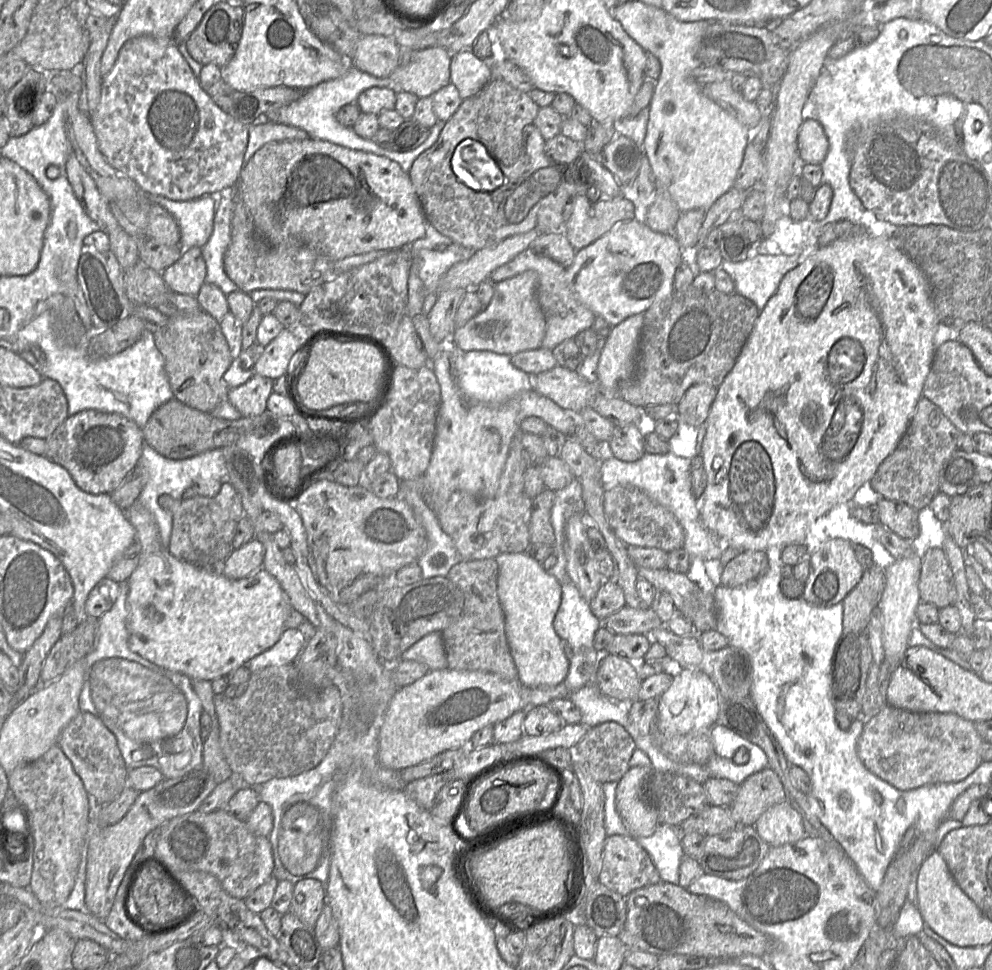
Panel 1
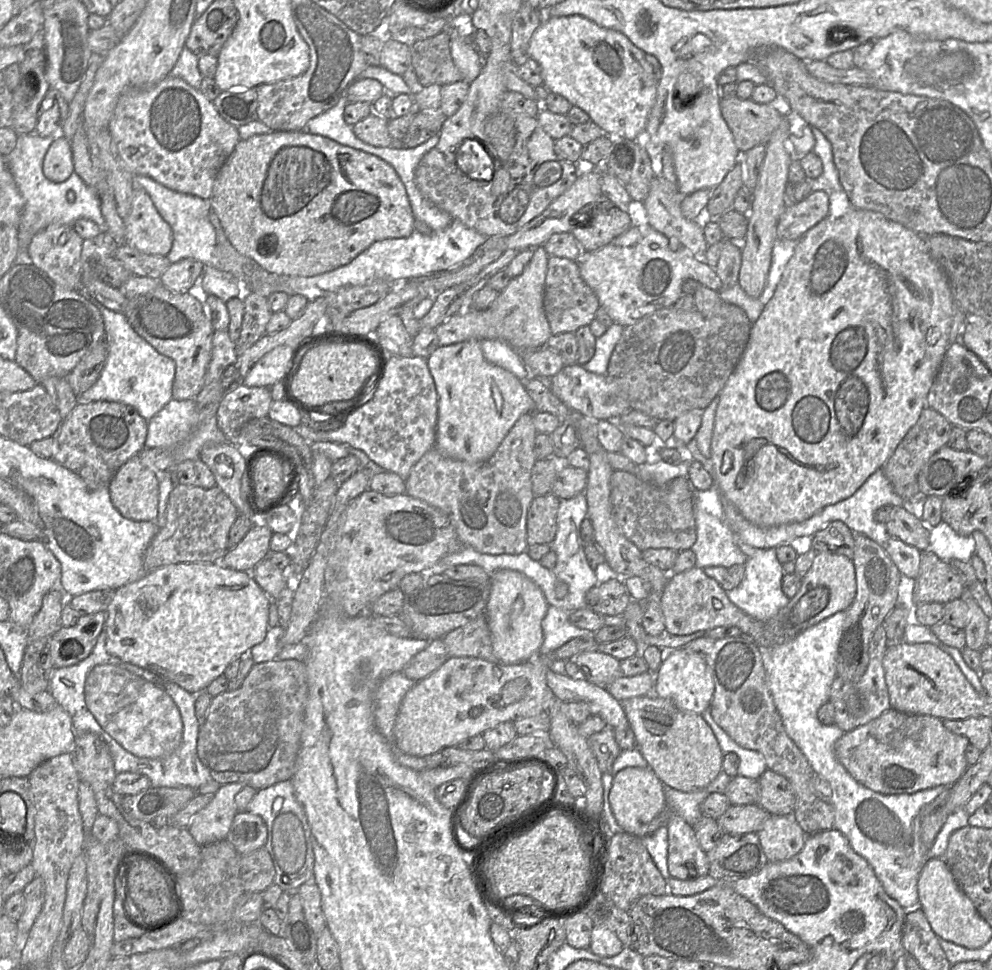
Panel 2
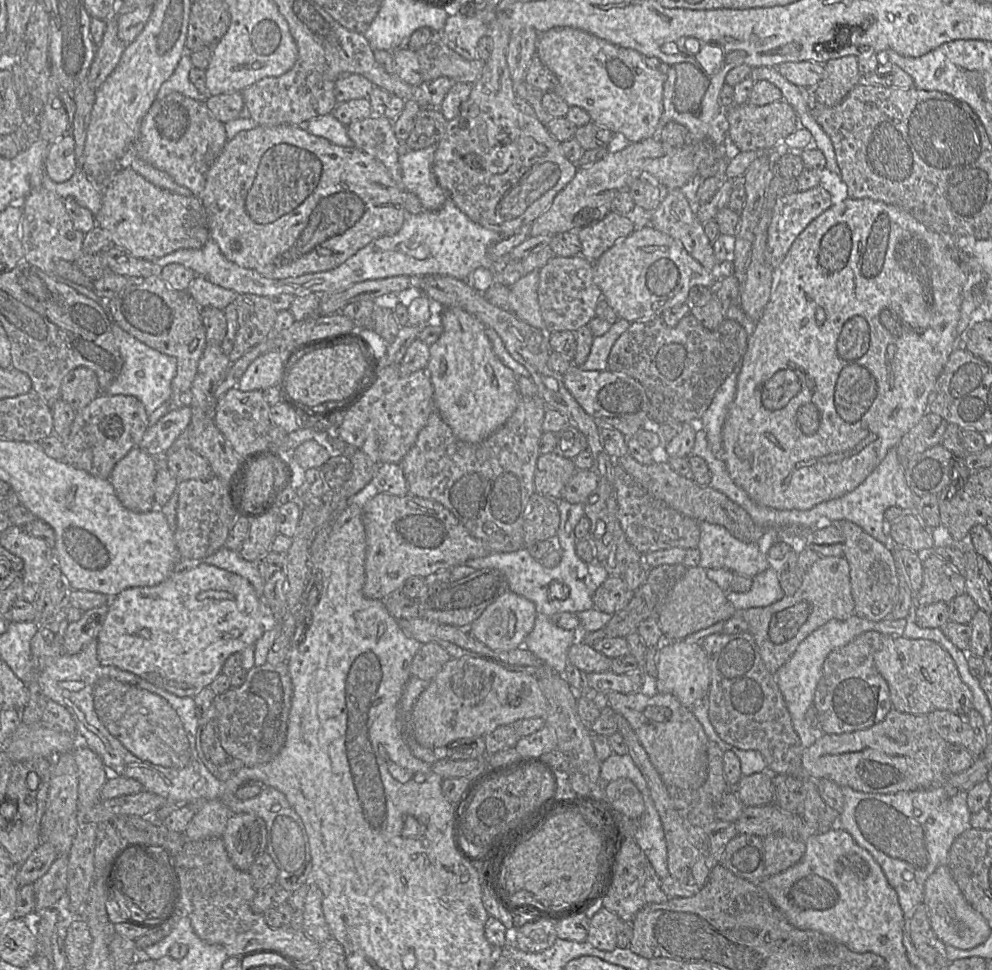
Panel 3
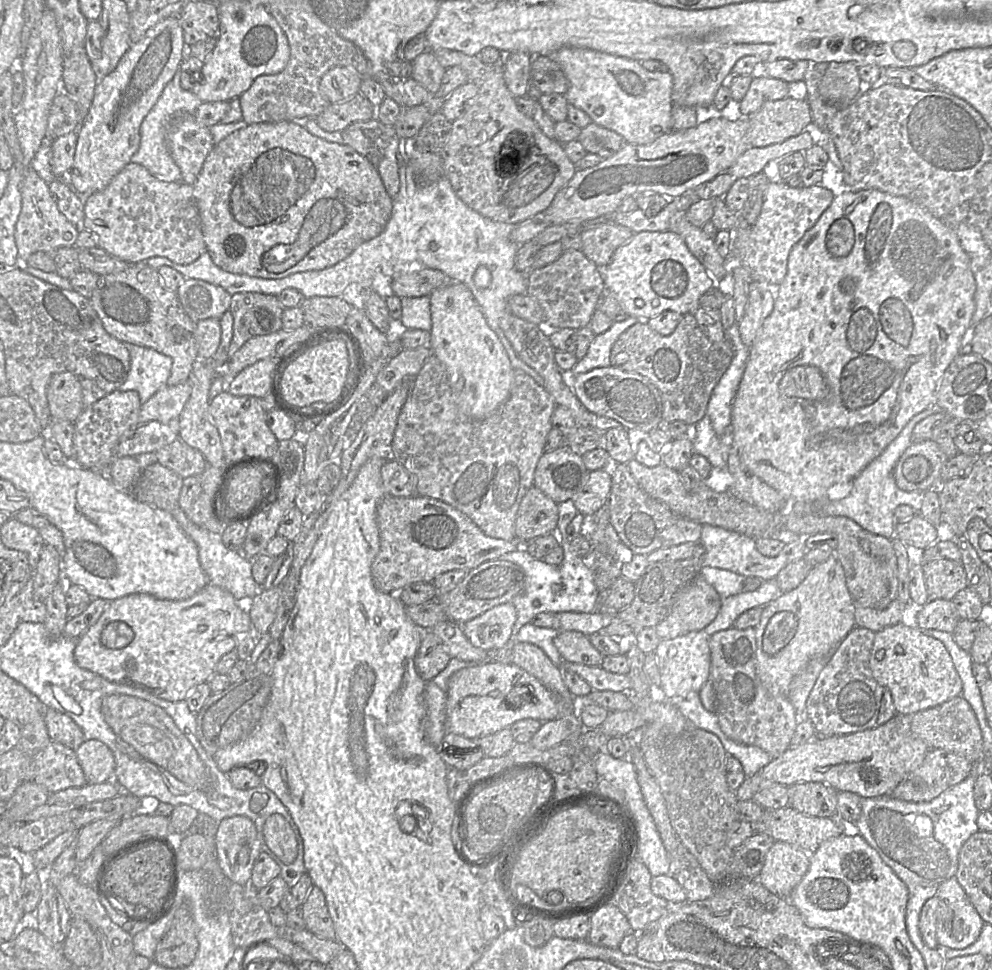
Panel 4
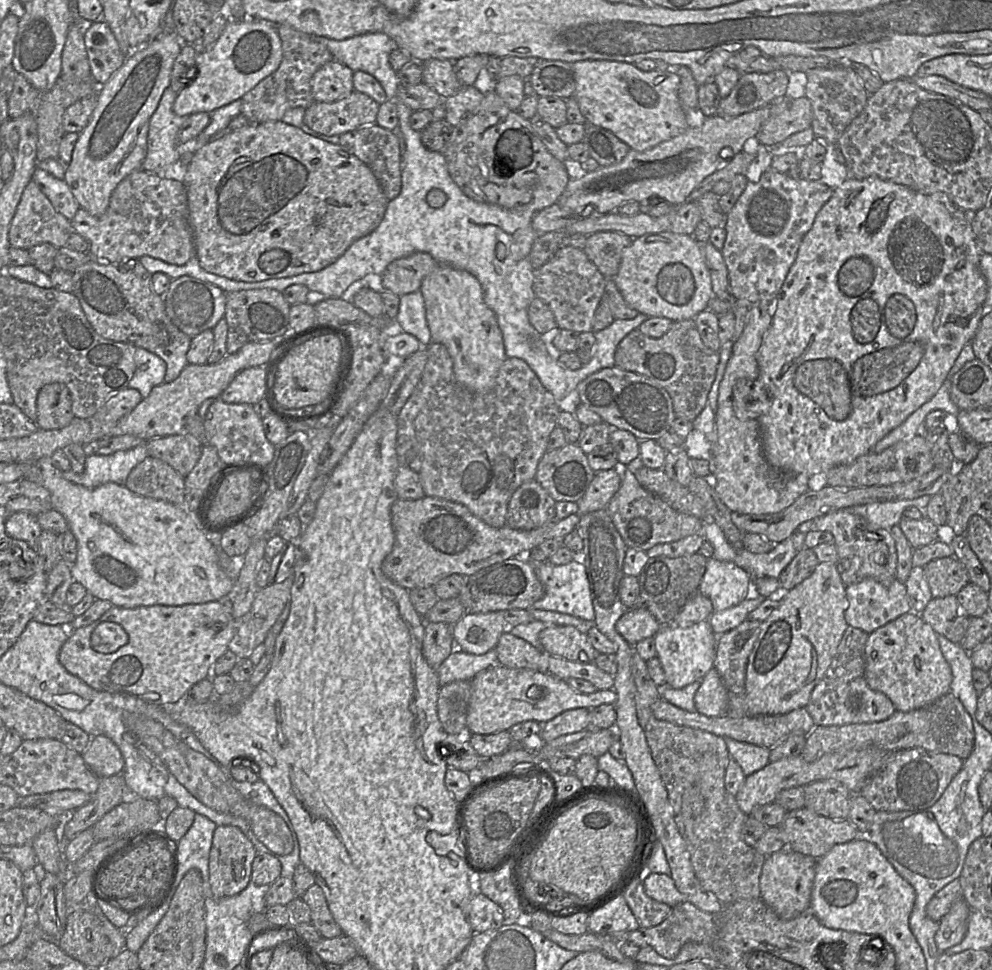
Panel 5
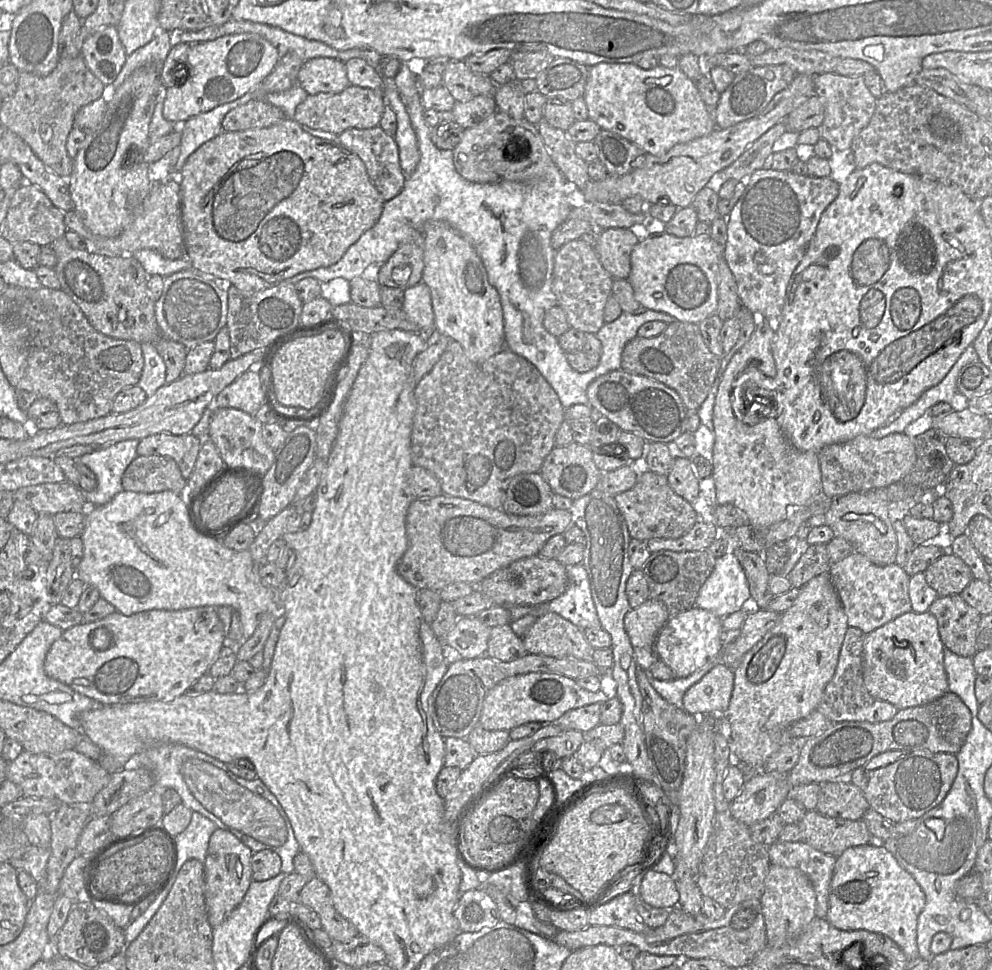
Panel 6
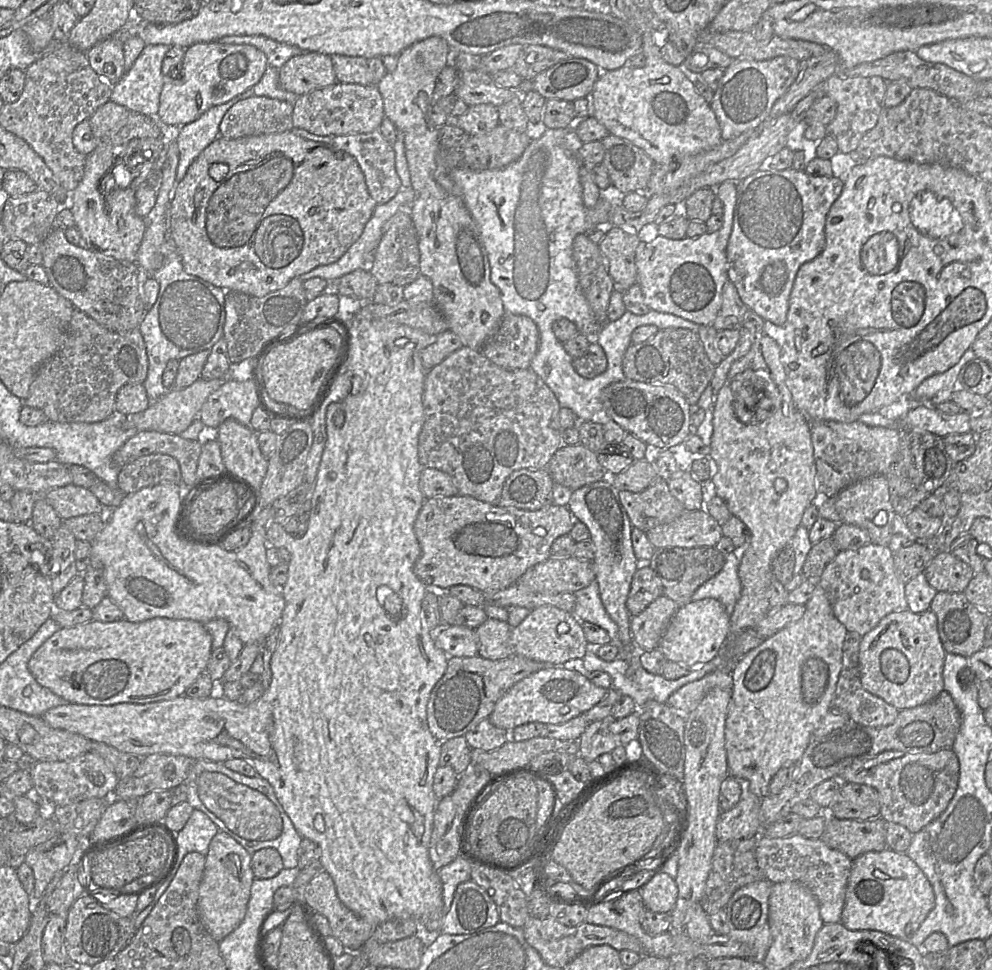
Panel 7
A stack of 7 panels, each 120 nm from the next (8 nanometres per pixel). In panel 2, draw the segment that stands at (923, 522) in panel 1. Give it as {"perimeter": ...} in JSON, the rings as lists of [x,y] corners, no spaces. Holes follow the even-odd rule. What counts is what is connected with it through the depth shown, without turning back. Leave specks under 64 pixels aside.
{"perimeter":[[[946,522],[930,527],[929,550],[943,561],[952,559],[970,562],[975,554],[975,540],[972,535],[957,534]]]}

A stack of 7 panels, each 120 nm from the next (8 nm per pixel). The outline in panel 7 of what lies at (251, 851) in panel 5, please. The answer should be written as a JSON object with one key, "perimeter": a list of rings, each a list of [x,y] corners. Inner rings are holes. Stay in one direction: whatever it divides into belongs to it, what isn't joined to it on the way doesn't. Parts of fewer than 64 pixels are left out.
{"perimeter":[[[219,831],[211,840],[199,885],[197,909],[201,923],[218,943],[242,922],[255,879],[251,867],[252,854],[232,836]]]}

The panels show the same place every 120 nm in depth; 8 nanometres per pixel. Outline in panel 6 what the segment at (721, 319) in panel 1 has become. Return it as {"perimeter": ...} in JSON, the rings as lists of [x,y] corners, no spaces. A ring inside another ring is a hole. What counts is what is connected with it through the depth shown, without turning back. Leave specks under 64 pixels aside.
{"perimeter":[[[674,321],[657,336],[636,336],[624,347],[621,369],[657,380],[675,390],[687,410],[698,410],[716,379],[720,357],[705,345],[697,324]]]}

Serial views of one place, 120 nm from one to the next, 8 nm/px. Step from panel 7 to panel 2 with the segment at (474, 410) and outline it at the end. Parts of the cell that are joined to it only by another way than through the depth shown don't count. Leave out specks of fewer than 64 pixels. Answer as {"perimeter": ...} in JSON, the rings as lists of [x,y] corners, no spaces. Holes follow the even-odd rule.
{"perimeter":[[[533,412],[519,417],[495,453],[486,461],[469,463],[443,457],[435,448],[412,467],[406,493],[444,512],[466,547],[491,555],[527,551],[527,516],[534,494],[531,471],[537,431]]]}

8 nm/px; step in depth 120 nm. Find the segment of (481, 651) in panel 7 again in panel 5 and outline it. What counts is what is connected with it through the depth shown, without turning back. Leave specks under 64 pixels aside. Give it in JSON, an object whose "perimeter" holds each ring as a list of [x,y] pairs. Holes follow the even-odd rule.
{"perimeter":[[[504,631],[495,647],[498,664],[509,668],[525,668],[543,673],[548,672],[549,656],[522,638]]]}

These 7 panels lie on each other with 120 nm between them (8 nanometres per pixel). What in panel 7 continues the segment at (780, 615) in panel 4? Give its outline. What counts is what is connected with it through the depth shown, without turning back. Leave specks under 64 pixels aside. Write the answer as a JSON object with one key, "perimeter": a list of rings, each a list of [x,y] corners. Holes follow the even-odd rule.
{"perimeter":[[[817,584],[811,599],[805,607],[805,613],[800,620],[785,627],[773,636],[766,638],[757,648],[749,651],[740,659],[737,659],[731,669],[733,687],[725,725],[725,748],[730,776],[743,782],[744,788],[761,798],[769,795],[768,786],[770,781],[781,768],[799,763],[808,744],[813,738],[814,731],[819,727],[824,716],[832,708],[836,685],[842,670],[843,645],[848,631],[834,615],[830,601],[820,584]]]}

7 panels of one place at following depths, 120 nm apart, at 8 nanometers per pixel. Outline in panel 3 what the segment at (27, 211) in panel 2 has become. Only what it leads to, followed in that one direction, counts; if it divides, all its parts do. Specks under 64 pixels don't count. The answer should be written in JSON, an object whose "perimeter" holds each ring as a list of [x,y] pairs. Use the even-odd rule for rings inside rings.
{"perimeter":[[[80,167],[69,180],[62,183],[53,182],[44,170],[42,186],[62,200],[68,197],[75,199],[80,206],[90,210],[94,216],[102,206],[100,189]]]}

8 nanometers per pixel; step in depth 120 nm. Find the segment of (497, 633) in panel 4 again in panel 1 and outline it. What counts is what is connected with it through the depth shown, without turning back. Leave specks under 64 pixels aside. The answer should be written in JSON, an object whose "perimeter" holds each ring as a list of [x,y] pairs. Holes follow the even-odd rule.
{"perimeter":[[[526,552],[502,553],[495,557],[495,560],[498,564],[497,595],[505,616],[505,634],[520,683],[528,688],[555,686],[562,683],[568,673],[569,660],[564,651],[564,642],[553,627],[562,598],[561,583]]]}

